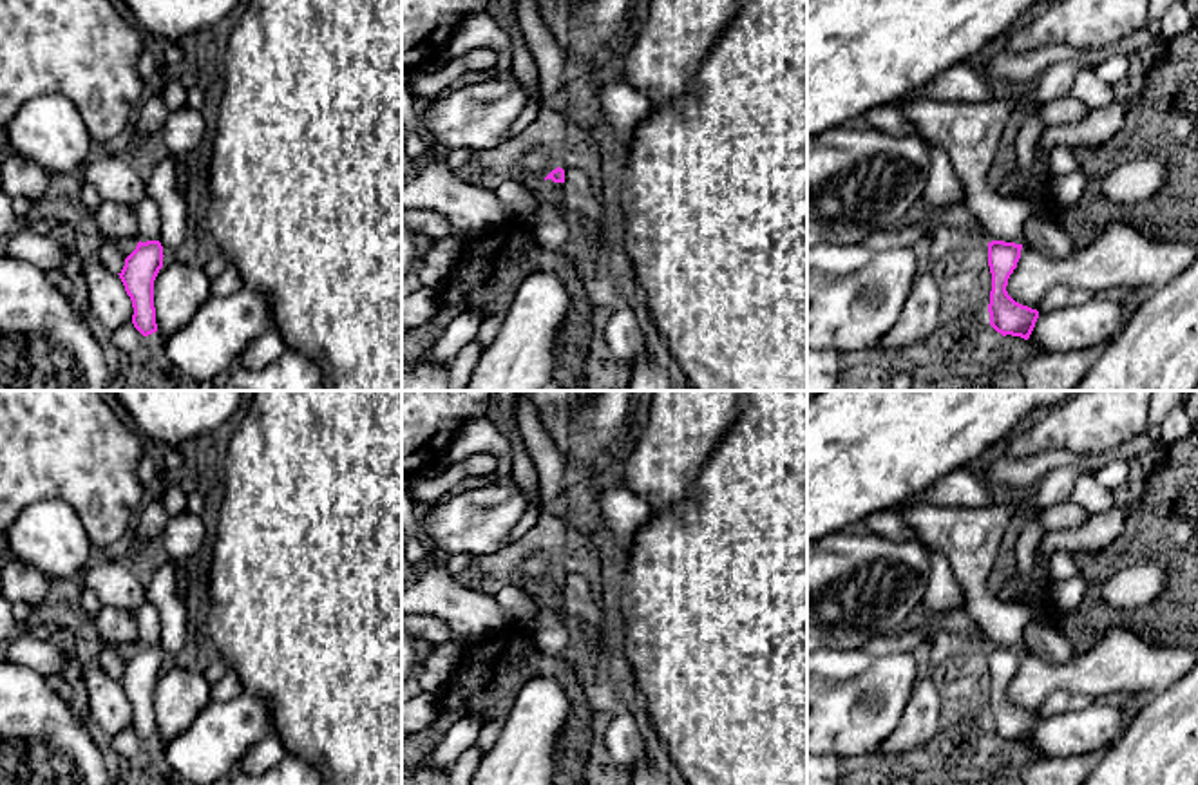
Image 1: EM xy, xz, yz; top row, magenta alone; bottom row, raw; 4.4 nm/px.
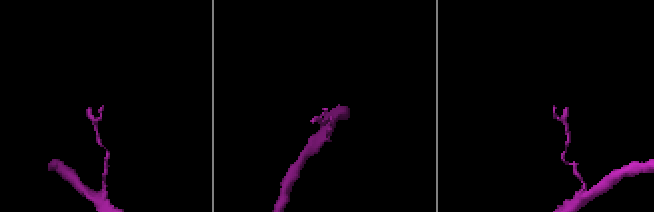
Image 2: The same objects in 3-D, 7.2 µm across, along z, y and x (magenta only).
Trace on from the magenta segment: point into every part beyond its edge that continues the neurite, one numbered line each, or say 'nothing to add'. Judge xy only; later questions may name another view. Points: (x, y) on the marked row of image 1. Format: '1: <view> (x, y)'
nothing to add

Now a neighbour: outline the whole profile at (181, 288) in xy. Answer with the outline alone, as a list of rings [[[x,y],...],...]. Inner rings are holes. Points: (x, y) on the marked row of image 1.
[[[199,259],[163,266],[154,280],[157,335],[166,340],[183,329],[210,297],[210,279]]]

